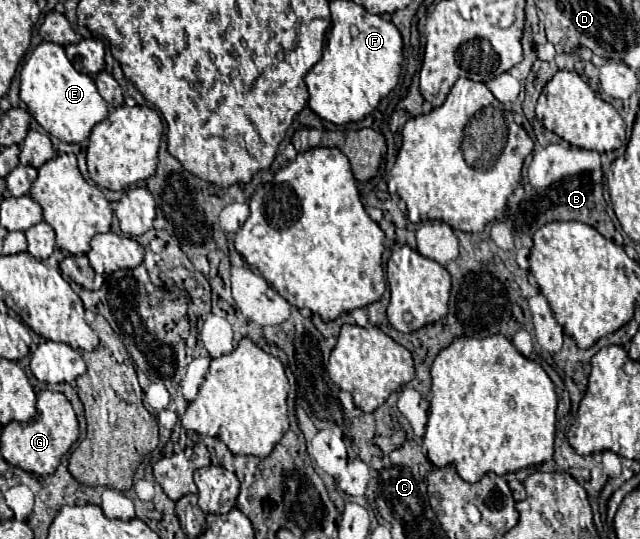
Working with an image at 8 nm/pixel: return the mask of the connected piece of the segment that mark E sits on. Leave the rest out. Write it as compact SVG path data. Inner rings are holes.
M41 42L25 60L21 68L21 100L41 126L63 142L83 142L91 128L109 116L93 78L77 72L67 60L63 46L55 42Z

